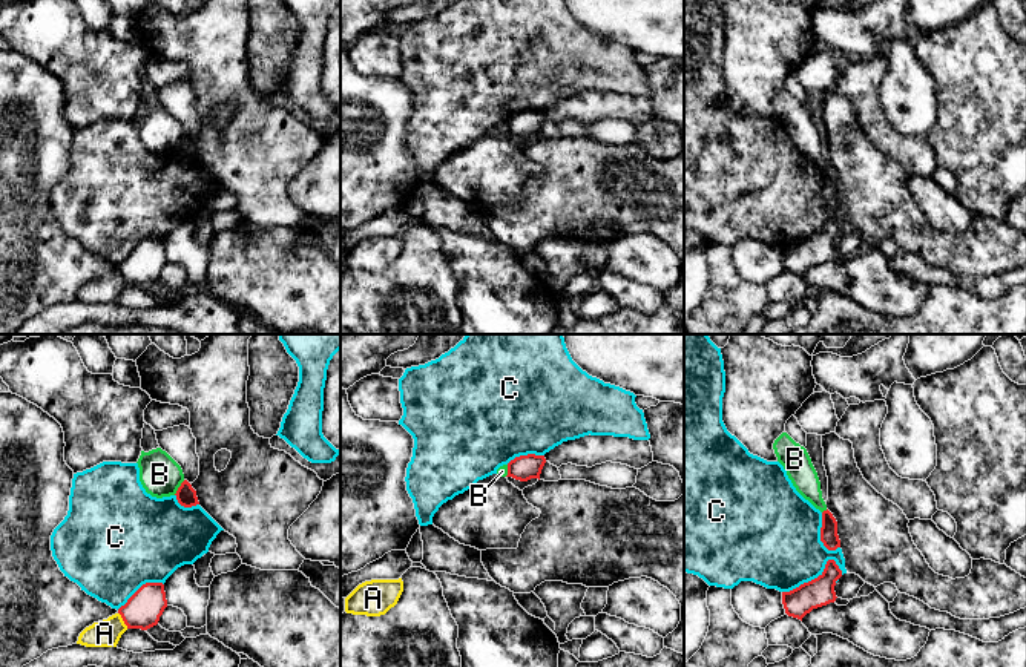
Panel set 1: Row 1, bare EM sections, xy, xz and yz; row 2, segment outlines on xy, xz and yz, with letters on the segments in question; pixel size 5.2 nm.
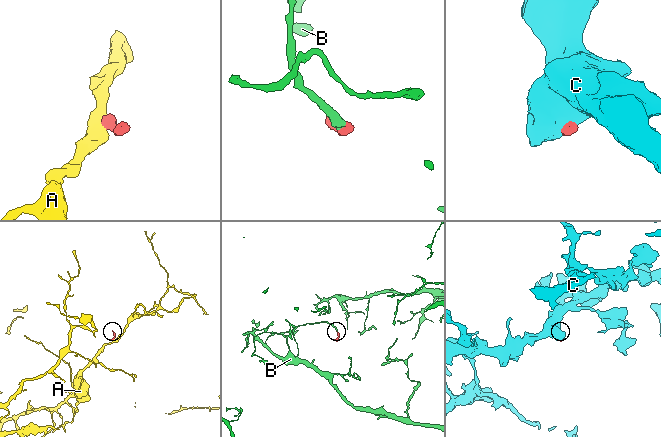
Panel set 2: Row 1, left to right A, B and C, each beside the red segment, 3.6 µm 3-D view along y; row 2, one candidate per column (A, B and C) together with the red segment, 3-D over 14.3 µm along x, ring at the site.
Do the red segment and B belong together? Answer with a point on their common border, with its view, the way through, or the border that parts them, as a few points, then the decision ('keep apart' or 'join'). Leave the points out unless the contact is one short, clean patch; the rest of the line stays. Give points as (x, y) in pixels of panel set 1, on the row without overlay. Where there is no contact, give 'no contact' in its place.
contact xy (178, 144); way xy (186, 152), (178, 144), (160, 131); join

